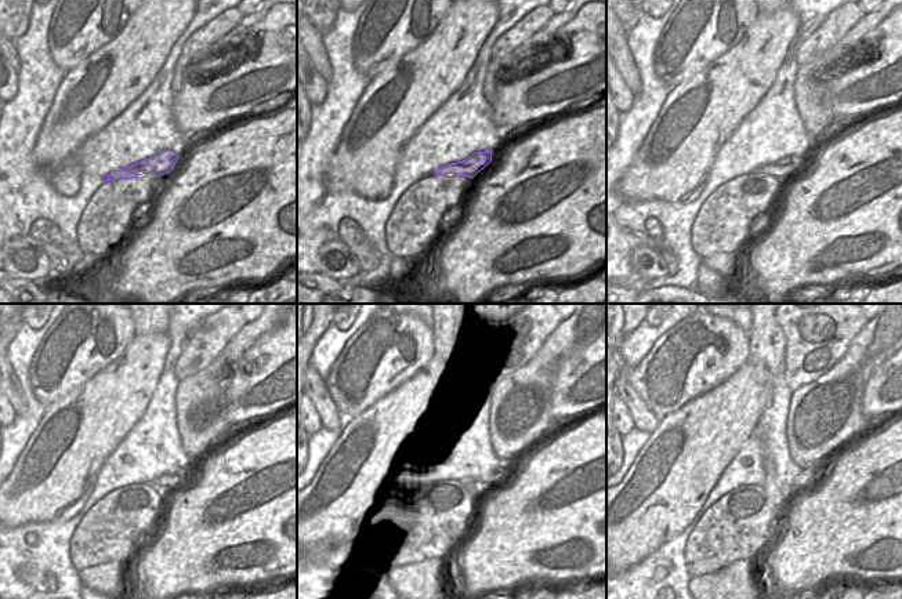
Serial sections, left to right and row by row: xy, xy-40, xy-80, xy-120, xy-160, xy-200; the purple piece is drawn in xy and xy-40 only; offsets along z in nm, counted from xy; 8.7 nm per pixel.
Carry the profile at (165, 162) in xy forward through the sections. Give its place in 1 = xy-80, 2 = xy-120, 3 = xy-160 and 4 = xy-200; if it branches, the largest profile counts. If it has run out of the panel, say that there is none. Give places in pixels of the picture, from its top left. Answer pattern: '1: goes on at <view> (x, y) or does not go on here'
1: goes on at xy-80 (782, 169)
2: goes on at xy-120 (166, 482)
3: goes on at xy-160 (475, 489)
4: goes on at xy-200 (807, 476)

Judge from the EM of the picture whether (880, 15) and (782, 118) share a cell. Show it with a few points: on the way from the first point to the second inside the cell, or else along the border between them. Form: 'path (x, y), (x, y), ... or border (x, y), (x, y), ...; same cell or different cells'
border (796, 72), (793, 83), (794, 105), (807, 134); different cells

